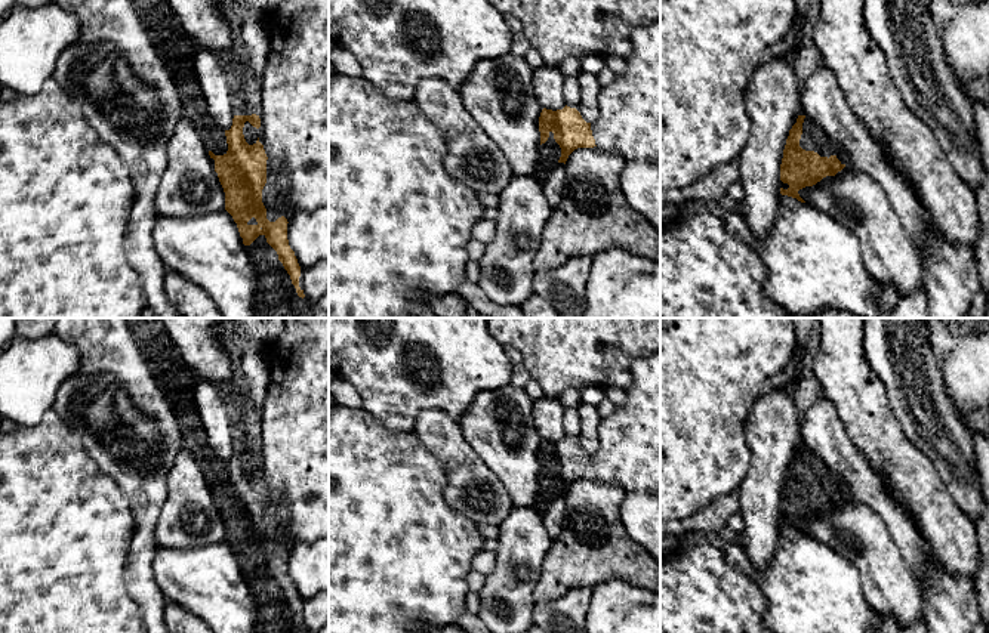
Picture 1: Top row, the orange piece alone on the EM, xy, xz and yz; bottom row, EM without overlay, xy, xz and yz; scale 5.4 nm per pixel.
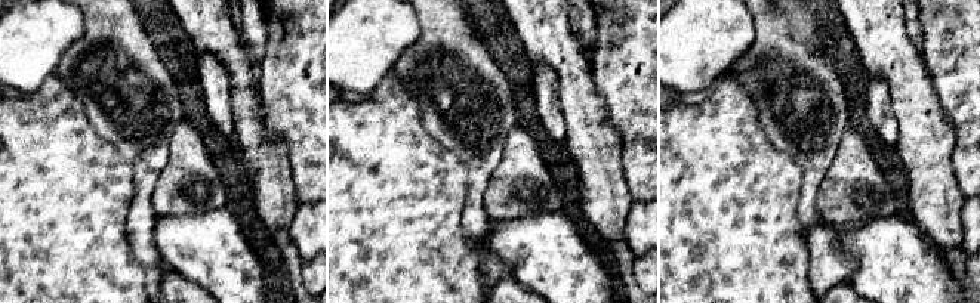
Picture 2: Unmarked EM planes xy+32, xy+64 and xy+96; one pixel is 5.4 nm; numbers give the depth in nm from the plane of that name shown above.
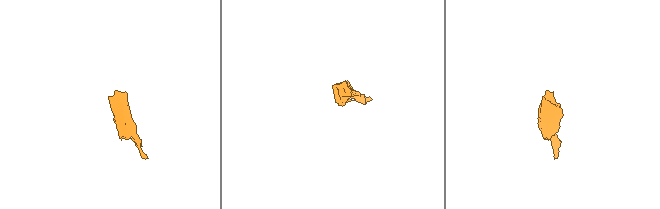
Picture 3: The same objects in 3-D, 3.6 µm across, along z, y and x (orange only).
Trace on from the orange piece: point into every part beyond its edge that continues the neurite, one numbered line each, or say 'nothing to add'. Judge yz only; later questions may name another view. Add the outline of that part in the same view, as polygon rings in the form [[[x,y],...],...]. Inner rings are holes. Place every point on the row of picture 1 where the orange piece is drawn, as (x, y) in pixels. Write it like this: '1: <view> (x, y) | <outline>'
1: yz (812, 139) | [[[802,111],[798,115],[804,115],[802,135],[799,146],[805,151],[814,151],[820,157],[835,155],[841,164],[848,164],[848,155],[834,143]]]

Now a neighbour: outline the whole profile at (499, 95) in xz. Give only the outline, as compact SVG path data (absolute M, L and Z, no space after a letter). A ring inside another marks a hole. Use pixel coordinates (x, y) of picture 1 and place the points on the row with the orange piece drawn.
M511 52L481 59L457 89L475 123L499 145L514 176L534 177L542 106L533 90L533 68Z

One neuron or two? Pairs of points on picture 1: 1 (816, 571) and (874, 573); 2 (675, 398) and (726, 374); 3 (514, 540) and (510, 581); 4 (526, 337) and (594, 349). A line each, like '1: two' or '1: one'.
1: two
2: one
3: one
4: one

